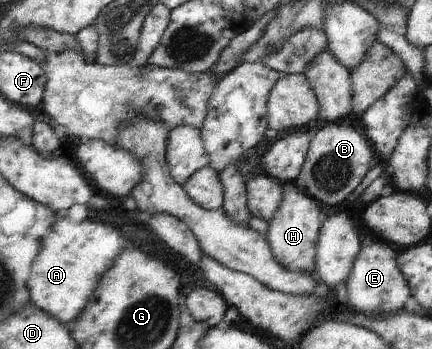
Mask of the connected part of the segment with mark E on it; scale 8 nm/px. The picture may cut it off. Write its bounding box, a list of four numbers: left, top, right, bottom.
[346,239,411,316]

